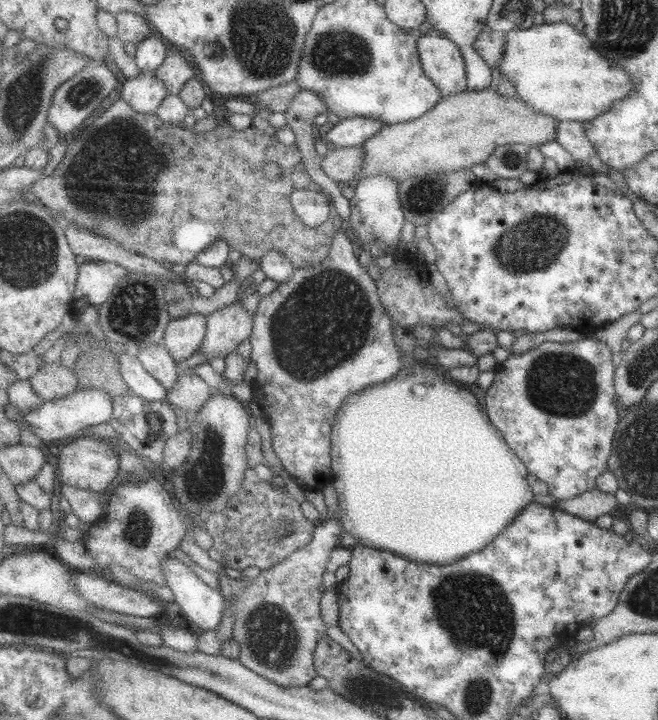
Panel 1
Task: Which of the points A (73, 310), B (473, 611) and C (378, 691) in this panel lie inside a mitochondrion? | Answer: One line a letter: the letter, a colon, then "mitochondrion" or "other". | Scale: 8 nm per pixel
A: other
B: mitochondrion
C: mitochondrion

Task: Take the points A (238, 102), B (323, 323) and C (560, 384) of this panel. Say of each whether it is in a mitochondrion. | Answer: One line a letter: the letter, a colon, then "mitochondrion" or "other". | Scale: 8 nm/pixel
A: other
B: mitochondrion
C: mitochondrion

